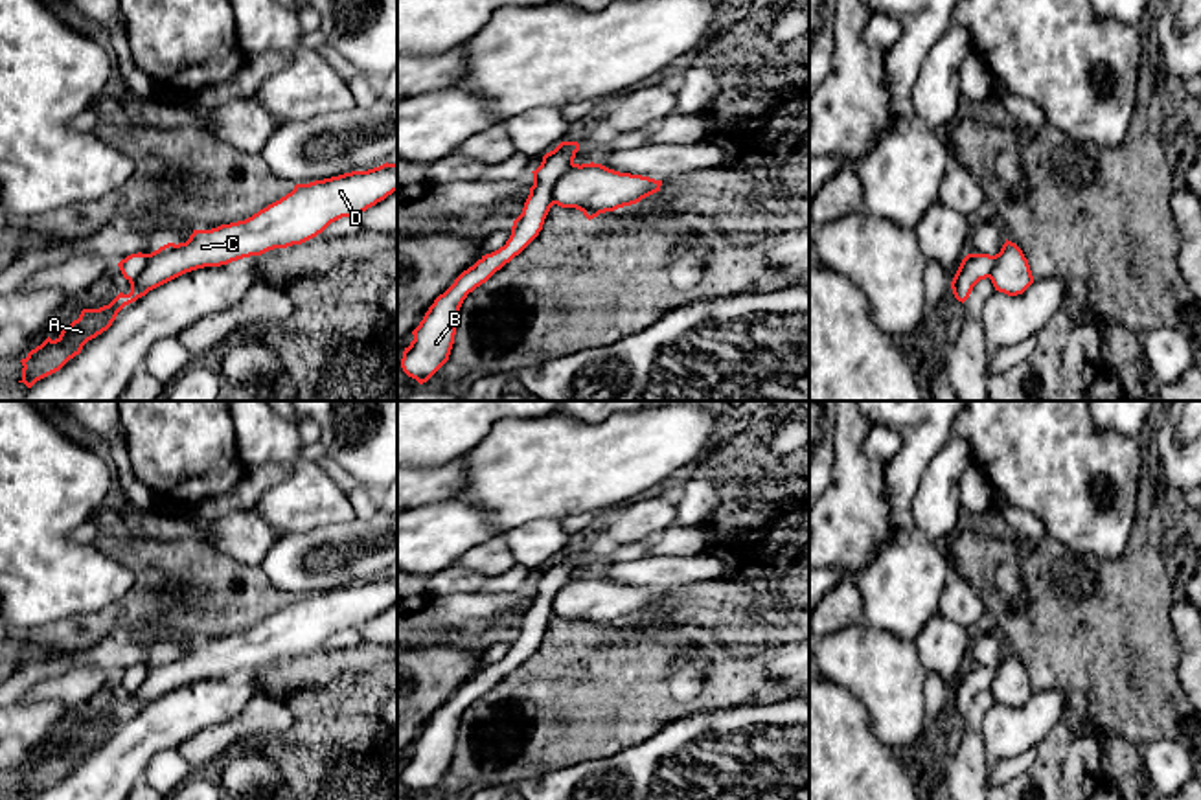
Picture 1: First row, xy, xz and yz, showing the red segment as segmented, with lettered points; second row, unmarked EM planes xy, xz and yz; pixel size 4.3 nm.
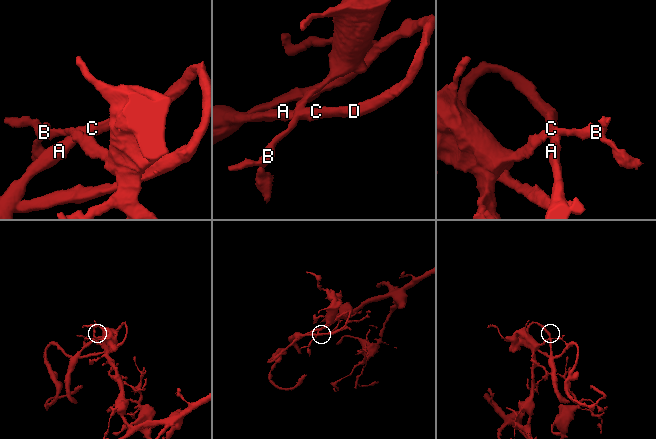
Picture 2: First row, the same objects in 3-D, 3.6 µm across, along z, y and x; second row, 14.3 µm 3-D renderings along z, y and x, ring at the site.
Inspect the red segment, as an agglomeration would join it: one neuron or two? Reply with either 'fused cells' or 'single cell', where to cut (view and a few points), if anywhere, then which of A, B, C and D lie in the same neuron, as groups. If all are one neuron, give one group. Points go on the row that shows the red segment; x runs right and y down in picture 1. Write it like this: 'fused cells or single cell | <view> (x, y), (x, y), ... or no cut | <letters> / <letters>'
fused cells | xz (574, 164), (556, 182), (552, 203) | A C D / B

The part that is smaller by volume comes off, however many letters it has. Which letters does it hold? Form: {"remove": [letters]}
{"remove": ["A", "C", "D"]}

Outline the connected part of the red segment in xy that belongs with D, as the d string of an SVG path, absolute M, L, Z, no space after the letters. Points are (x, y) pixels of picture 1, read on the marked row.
M397 164L368 171L296 184L291 193L252 217L212 230L193 230L186 243L167 243L149 254L145 270L129 281L131 292L120 292L109 305L83 309L61 335L50 337L22 359L28 388L59 371L83 346L107 331L118 313L149 291L197 269L221 267L261 256L274 248L302 245L342 217L357 217L397 191Z

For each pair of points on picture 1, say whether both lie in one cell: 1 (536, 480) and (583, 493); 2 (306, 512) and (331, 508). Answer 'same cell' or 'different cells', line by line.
1: same cell
2: same cell

